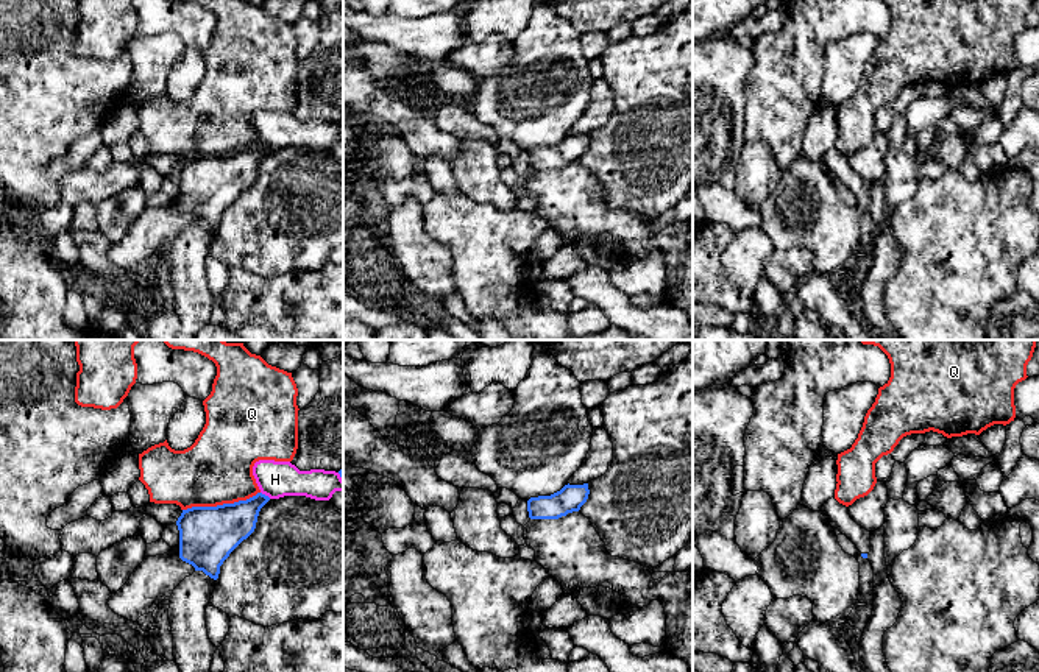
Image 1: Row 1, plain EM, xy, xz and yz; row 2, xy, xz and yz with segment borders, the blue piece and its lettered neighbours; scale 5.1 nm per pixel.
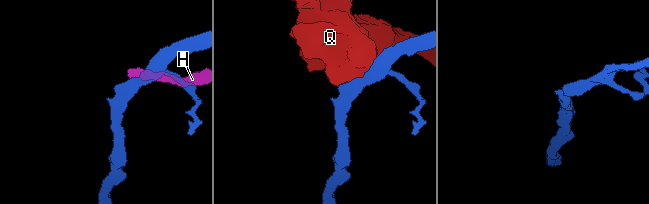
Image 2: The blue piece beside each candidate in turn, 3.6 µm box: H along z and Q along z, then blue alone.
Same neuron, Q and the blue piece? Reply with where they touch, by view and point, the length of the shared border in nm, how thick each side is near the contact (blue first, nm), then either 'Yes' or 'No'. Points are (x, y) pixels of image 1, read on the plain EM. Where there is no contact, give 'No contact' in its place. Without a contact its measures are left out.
Touches blue at xy (220, 156). Shared border 420 nm. Thickness 300 nm (blue) against 360 nm. No

